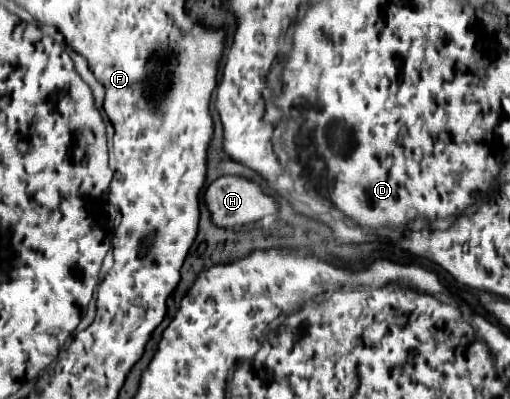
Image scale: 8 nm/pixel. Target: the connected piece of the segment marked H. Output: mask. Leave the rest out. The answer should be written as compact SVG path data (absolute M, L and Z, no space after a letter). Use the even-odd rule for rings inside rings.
M219 177L203 193L203 201L211 213L211 223L223 229L237 229L255 223L267 215L277 215L277 203L273 197L265 195L261 187L243 177Z

